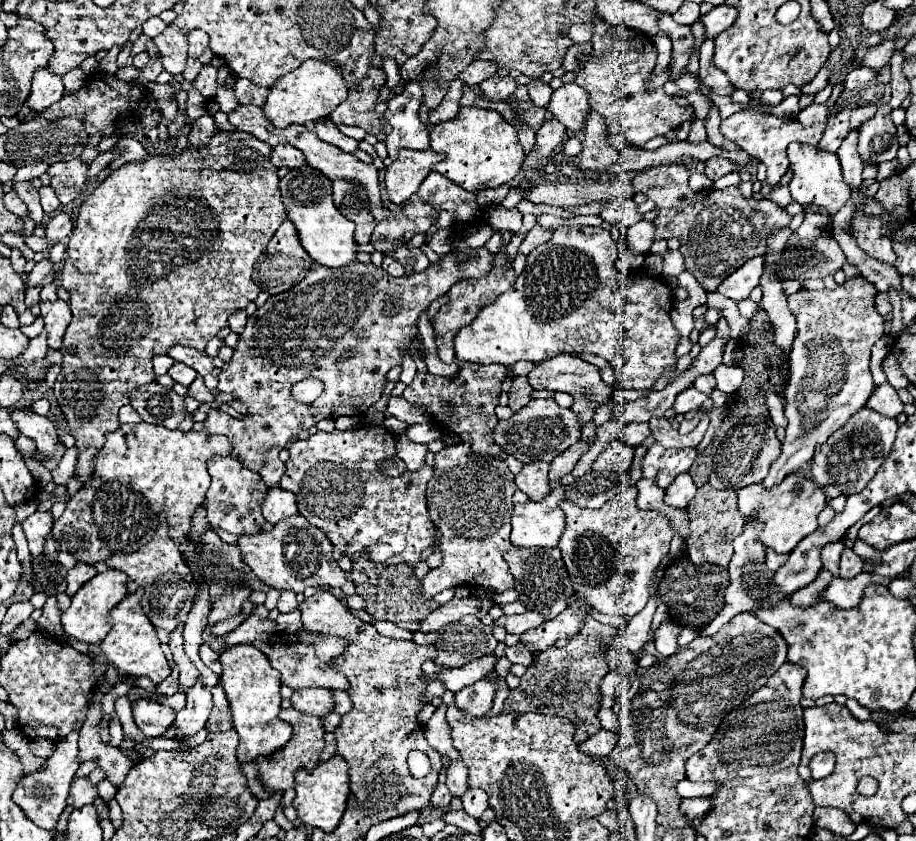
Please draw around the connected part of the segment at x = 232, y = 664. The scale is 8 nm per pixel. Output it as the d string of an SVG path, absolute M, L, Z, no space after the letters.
M235 644L229 648L223 648L221 656L221 686L227 694L227 700L231 704L233 714L233 728L239 734L239 746L237 746L237 760L239 762L251 762L259 756L269 756L271 752L283 748L291 738L291 724L277 718L281 710L281 676L275 672L275 668L269 664L267 656L255 648L253 644Z

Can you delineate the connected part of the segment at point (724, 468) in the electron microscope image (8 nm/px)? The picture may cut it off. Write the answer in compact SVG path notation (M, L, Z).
M757 406L749 416L741 418L733 428L729 428L723 440L719 442L713 456L709 482L715 488L731 488L731 490L757 484L767 476L769 466L779 456L779 452L781 452L781 446L779 446L771 416L767 410L763 410L763 406Z

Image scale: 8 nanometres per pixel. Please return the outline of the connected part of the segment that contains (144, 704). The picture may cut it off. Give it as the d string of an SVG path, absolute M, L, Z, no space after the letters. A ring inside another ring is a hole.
M147 698L133 702L133 720L145 736L163 736L175 720L175 710Z

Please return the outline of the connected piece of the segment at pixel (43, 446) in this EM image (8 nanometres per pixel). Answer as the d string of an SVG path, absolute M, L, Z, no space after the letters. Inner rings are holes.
M13 410L11 418L21 434L35 440L37 452L41 454L41 464L47 470L55 470L65 454L65 446L59 442L59 434L53 422L47 416L35 414L33 410Z

